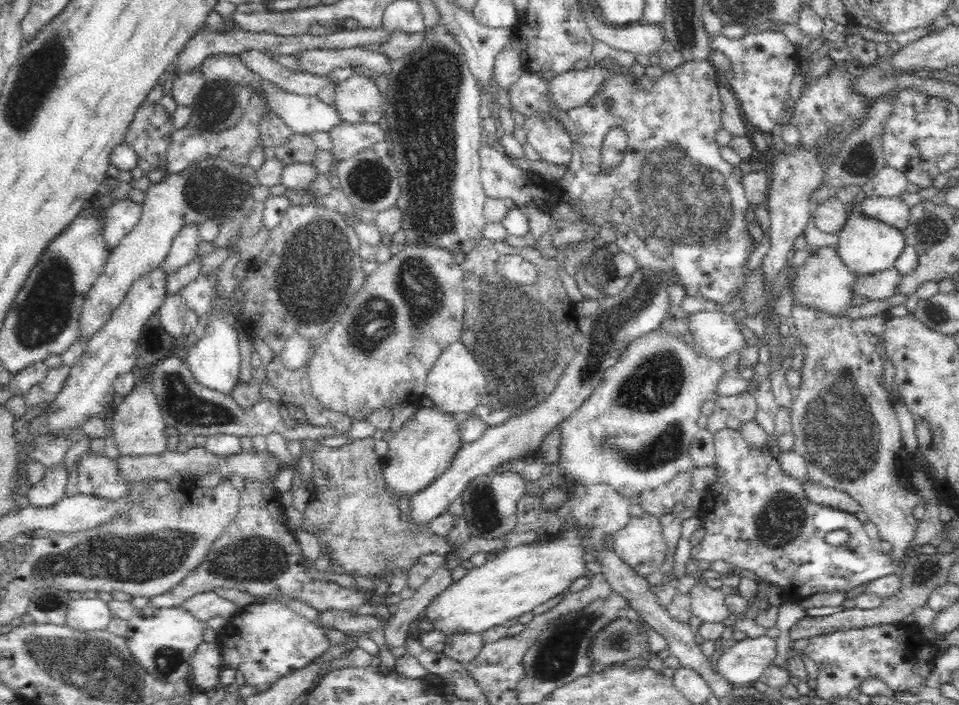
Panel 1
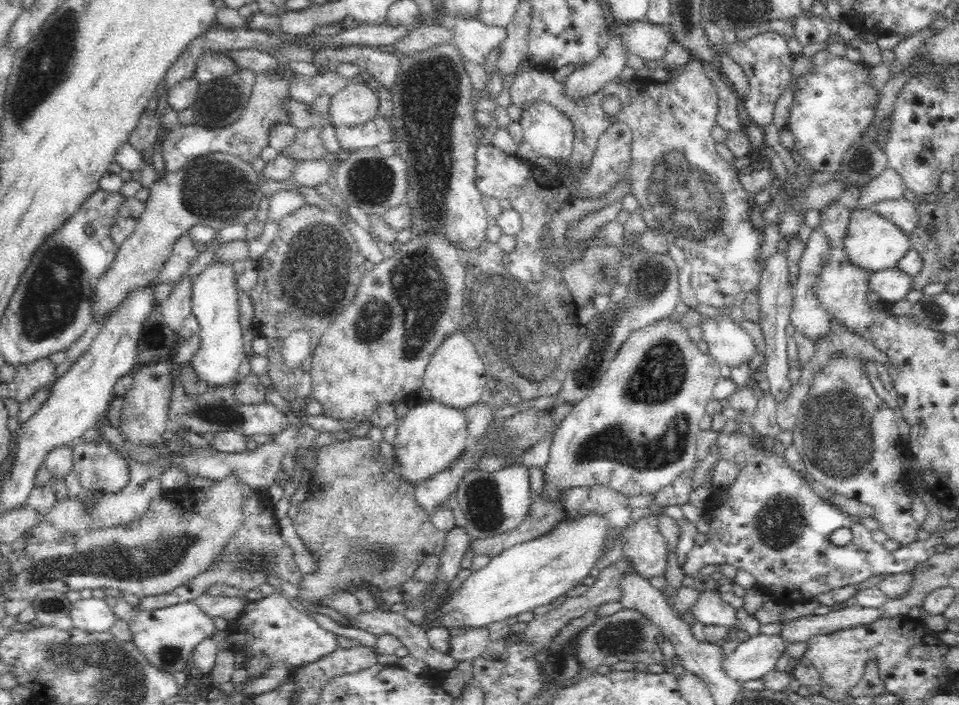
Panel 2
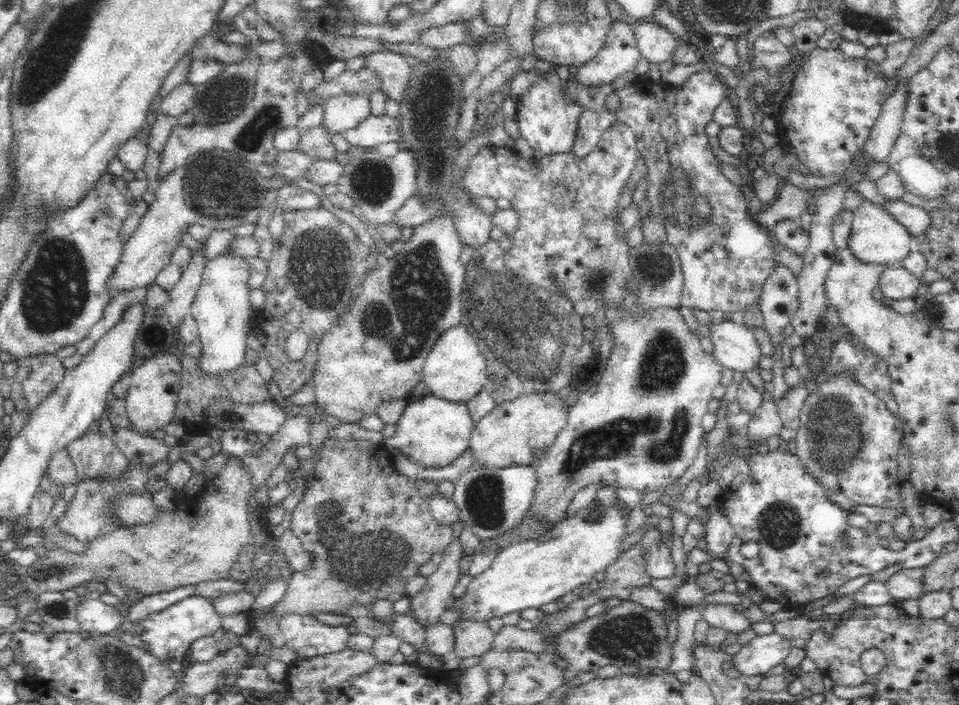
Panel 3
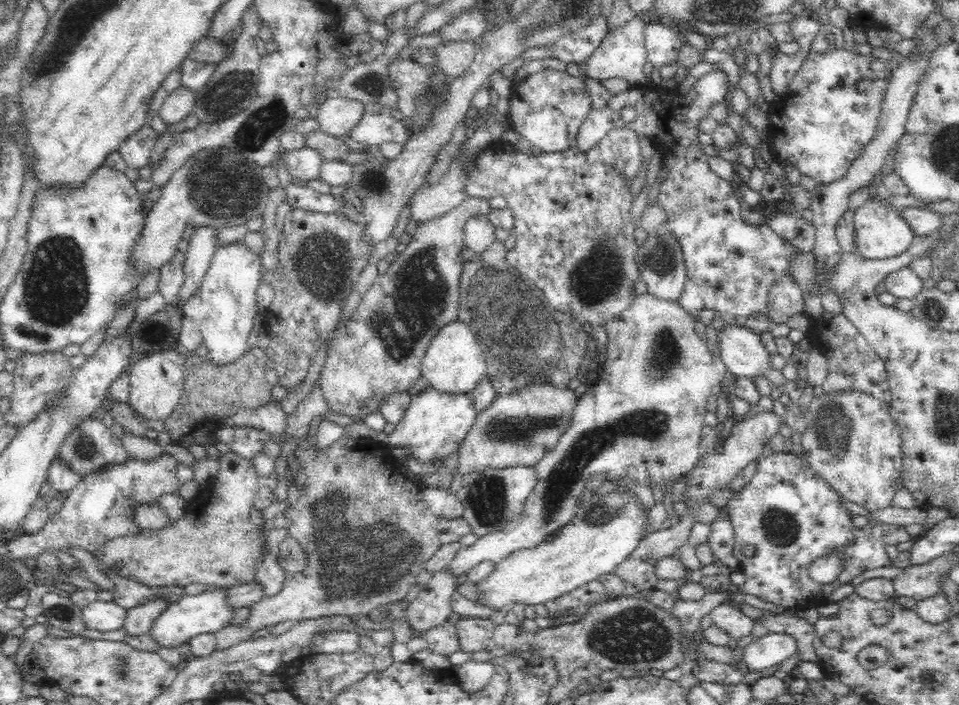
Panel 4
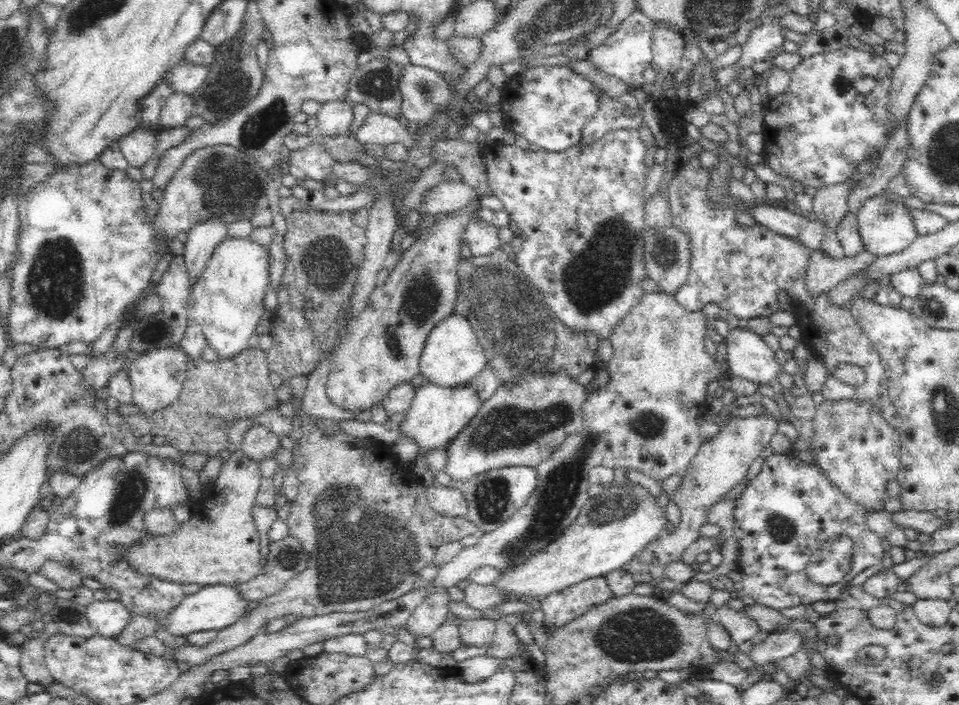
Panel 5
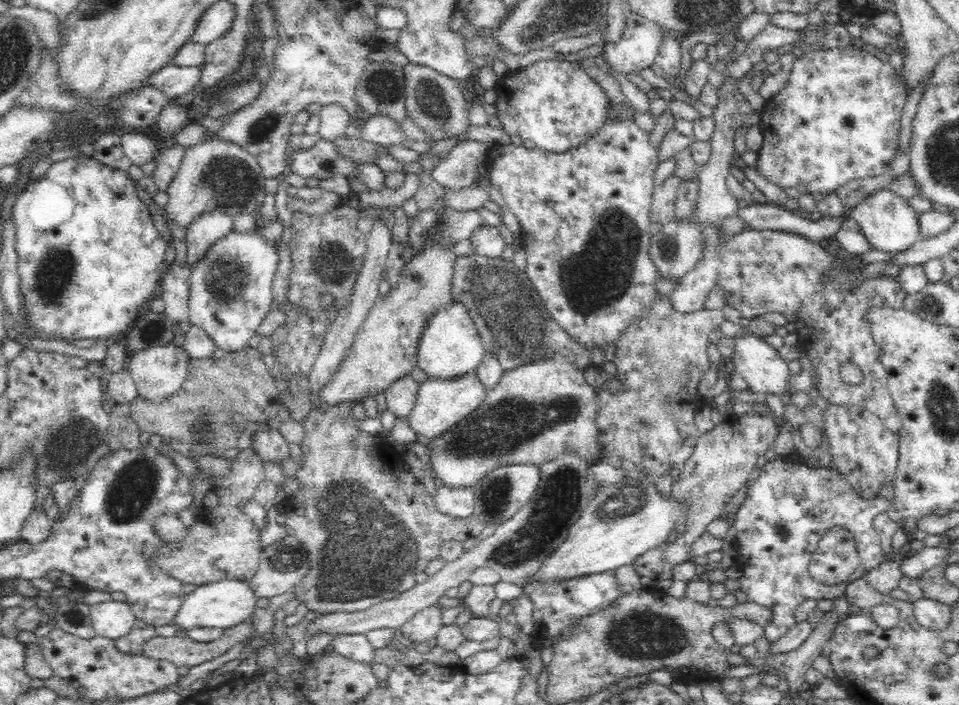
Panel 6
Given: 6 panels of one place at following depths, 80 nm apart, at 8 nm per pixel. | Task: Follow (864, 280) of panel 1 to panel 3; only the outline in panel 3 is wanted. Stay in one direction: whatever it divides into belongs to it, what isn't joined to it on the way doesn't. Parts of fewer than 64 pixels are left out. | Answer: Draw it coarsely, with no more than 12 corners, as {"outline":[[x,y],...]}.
{"outline":[[885,267],[877,284],[888,300],[915,298],[919,277]]}

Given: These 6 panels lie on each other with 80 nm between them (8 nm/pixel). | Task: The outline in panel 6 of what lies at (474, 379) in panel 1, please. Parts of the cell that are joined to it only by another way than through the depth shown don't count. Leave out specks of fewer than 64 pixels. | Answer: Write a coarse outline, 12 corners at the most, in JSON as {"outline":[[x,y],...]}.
{"outline":[[461,304],[436,312],[418,344],[428,379],[456,381],[486,356]]}

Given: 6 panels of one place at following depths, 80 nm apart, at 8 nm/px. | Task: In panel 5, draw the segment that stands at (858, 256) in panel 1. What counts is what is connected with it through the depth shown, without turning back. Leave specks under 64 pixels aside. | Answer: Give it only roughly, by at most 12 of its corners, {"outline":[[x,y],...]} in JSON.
{"outline":[[881,193],[855,215],[863,250],[902,252],[918,235],[907,208]]}

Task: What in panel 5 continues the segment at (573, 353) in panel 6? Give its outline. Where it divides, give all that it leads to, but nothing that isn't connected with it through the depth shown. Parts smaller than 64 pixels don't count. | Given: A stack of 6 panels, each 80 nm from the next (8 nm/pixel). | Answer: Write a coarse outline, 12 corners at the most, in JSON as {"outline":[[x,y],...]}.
{"outline":[[498,245],[458,268],[456,313],[499,386],[595,365]]}

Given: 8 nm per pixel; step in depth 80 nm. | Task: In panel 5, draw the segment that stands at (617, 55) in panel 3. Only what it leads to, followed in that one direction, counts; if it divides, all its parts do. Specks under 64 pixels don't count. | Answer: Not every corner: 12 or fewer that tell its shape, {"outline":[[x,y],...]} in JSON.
{"outline":[[635,10],[588,62],[632,88],[651,65],[656,22]]}

